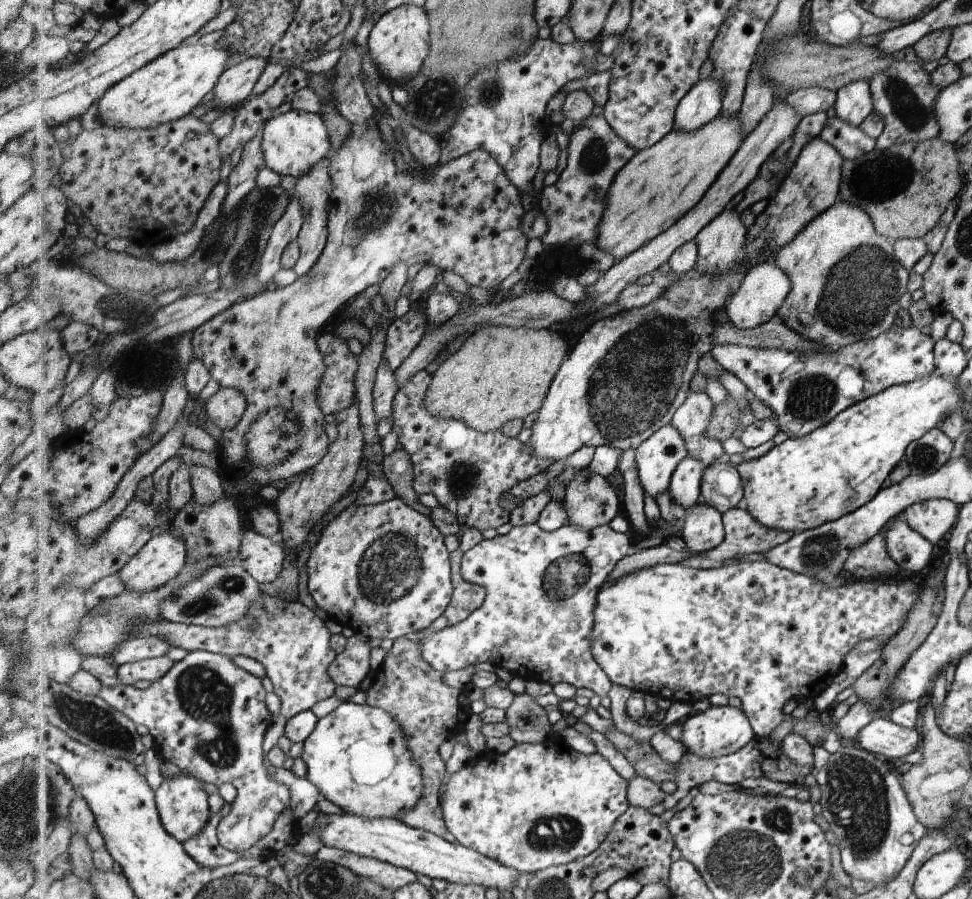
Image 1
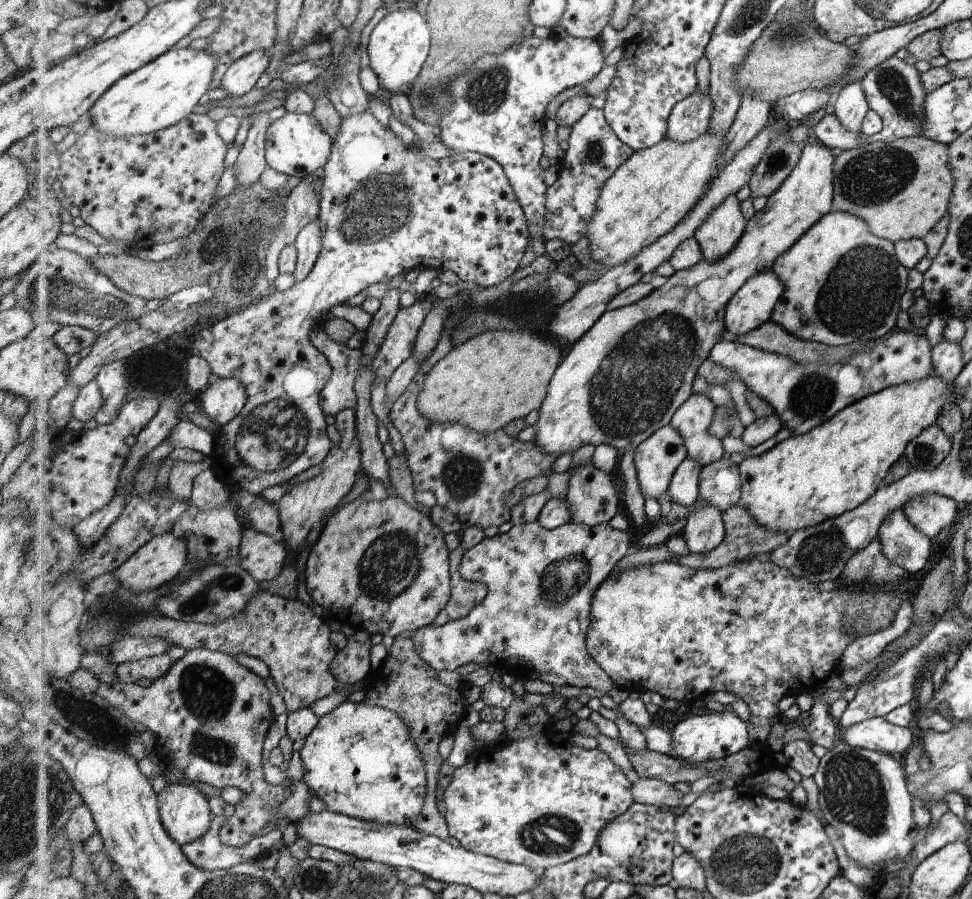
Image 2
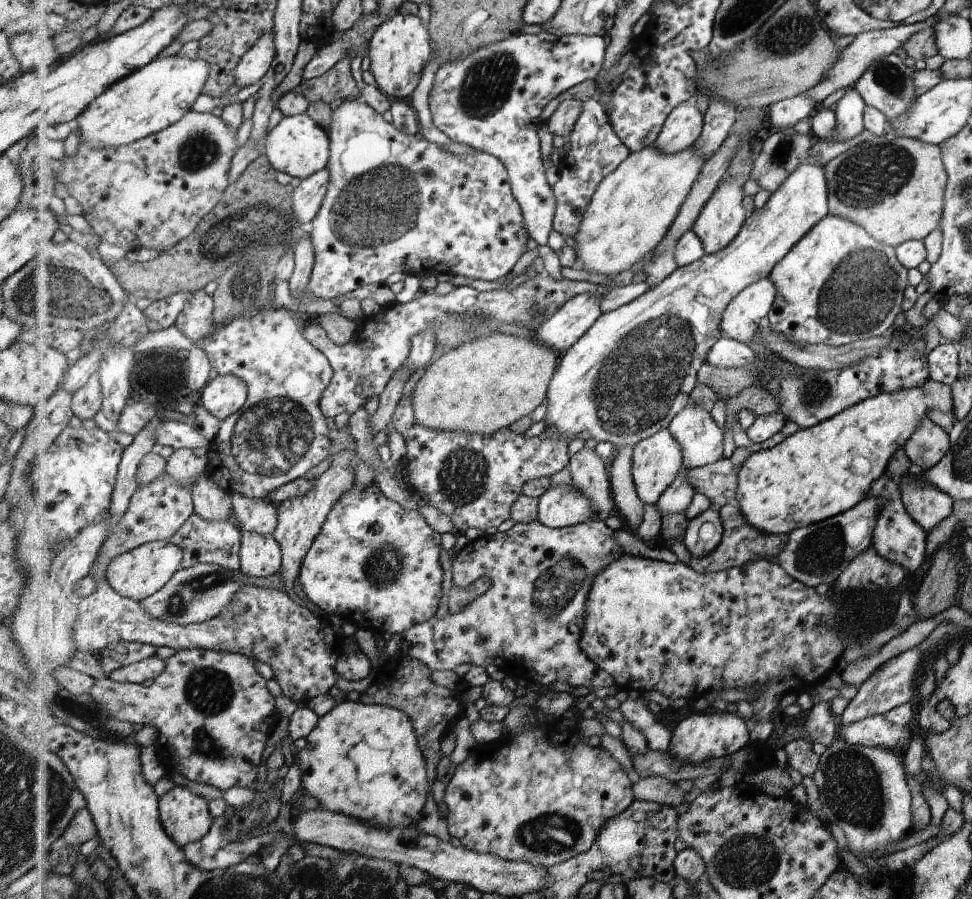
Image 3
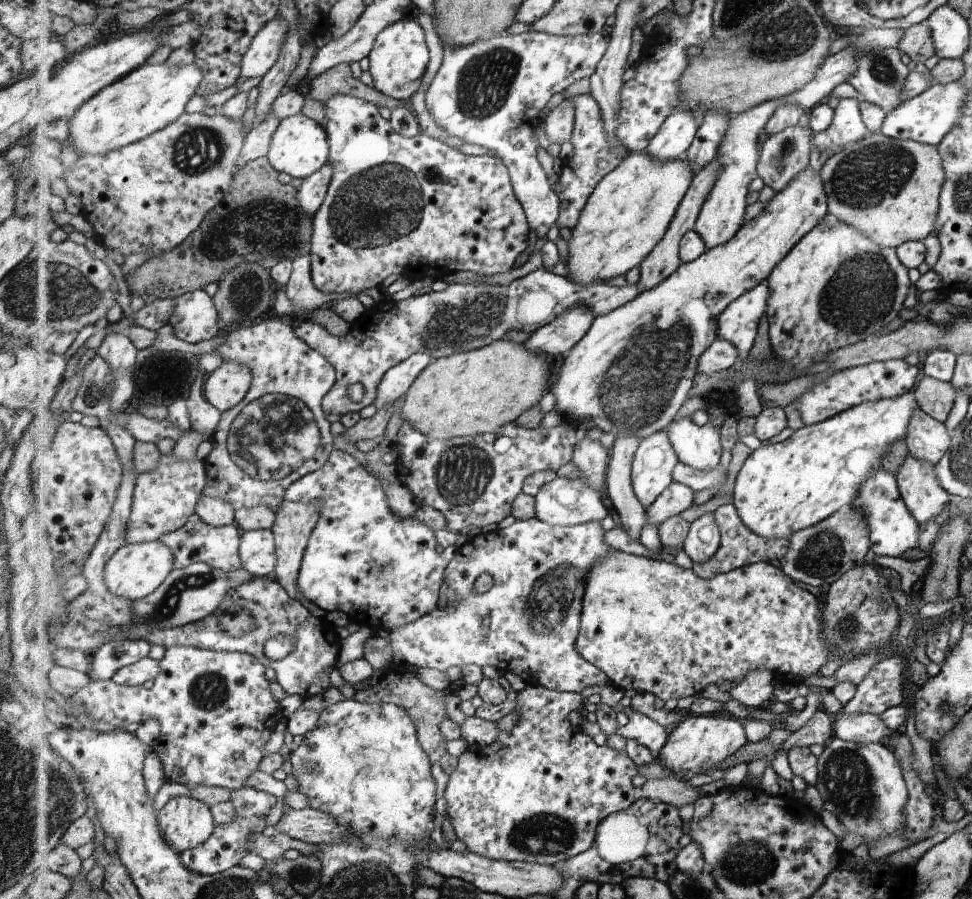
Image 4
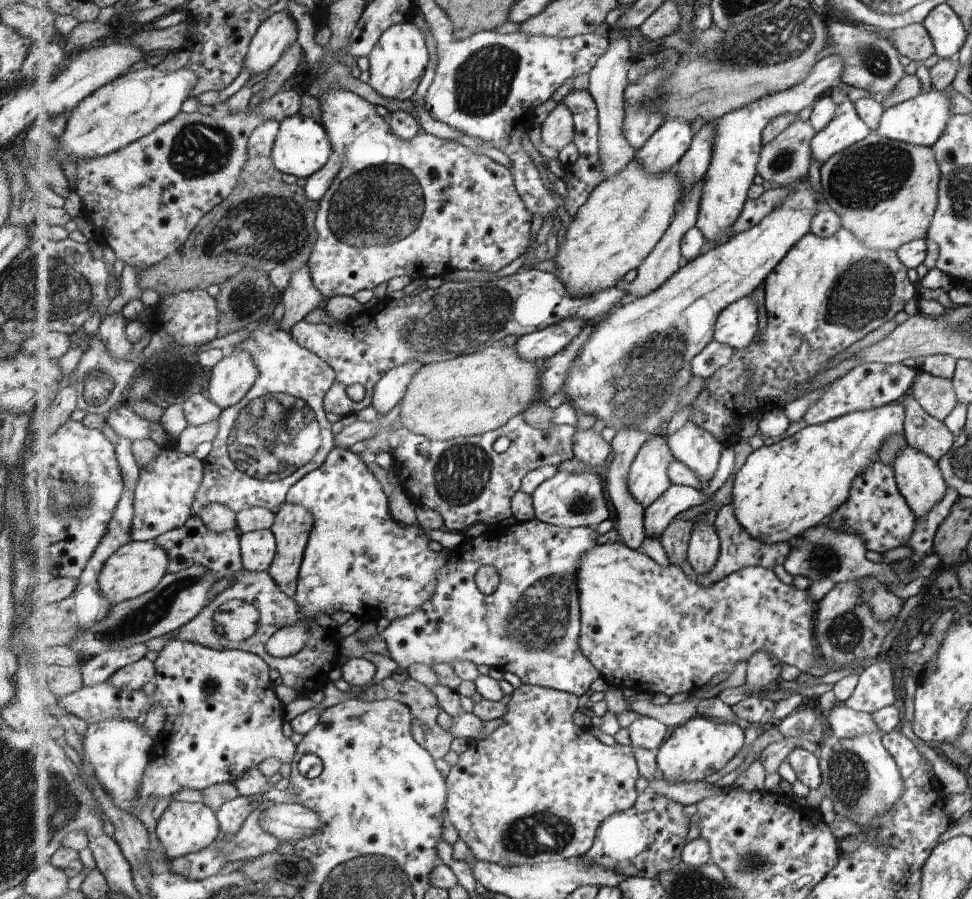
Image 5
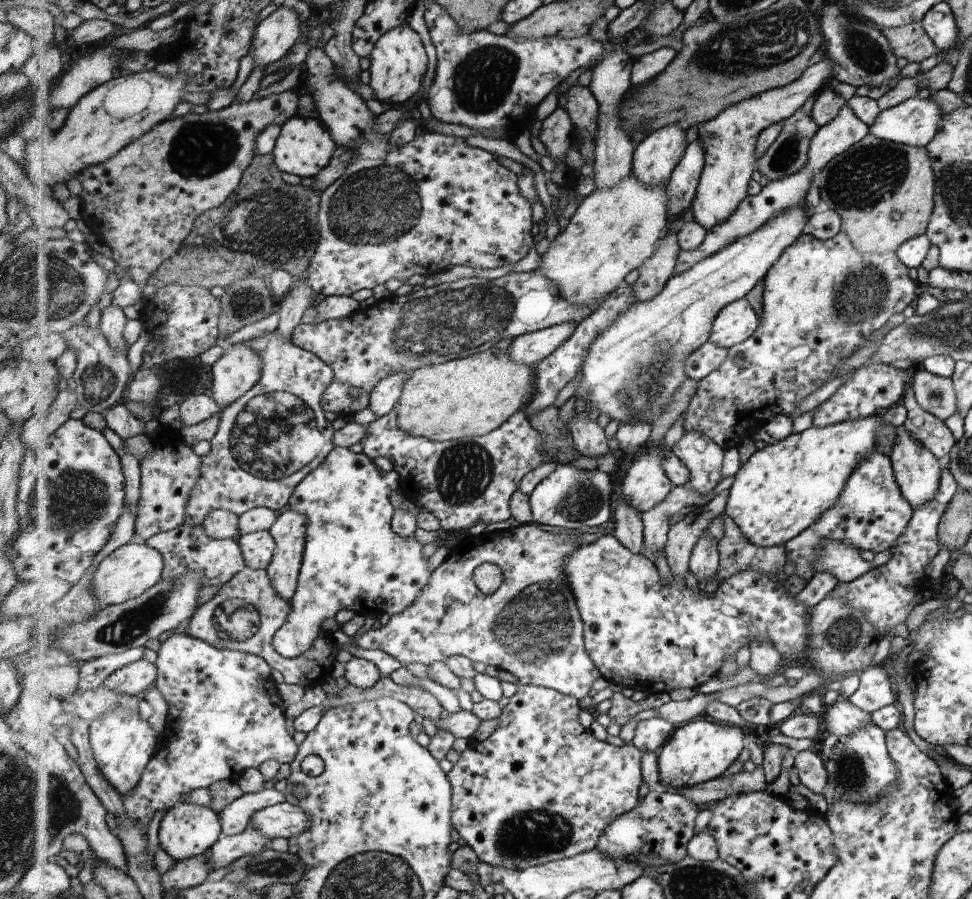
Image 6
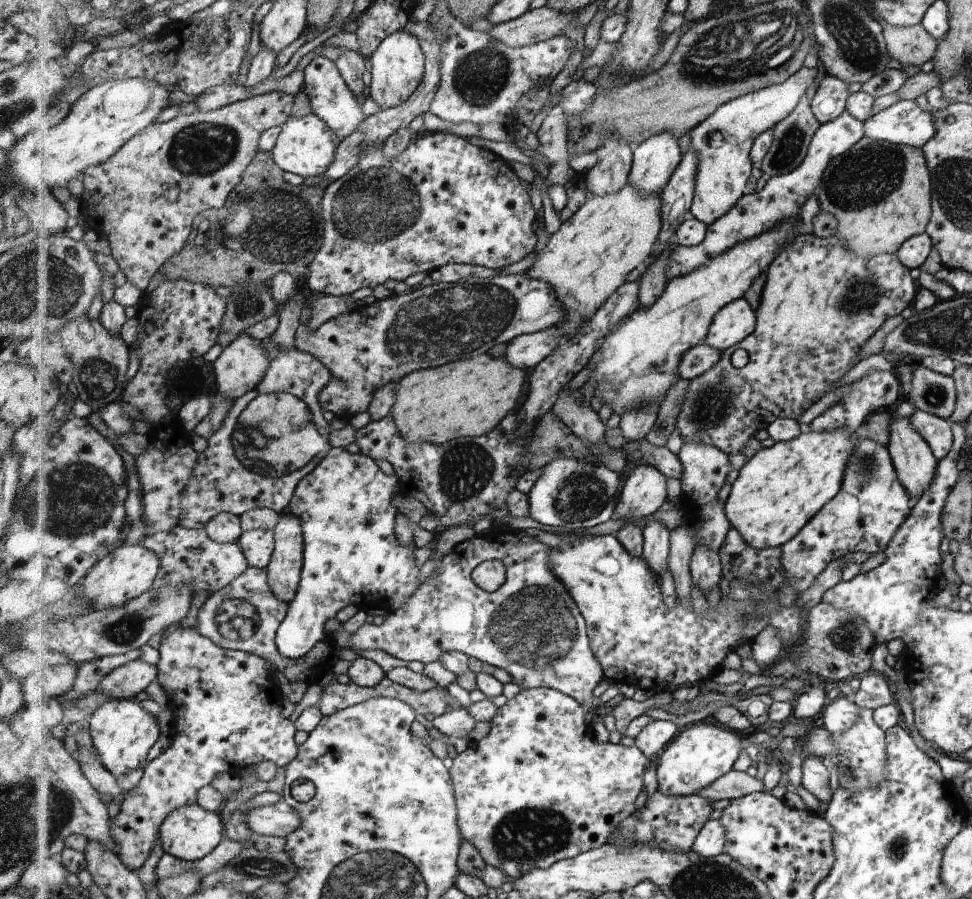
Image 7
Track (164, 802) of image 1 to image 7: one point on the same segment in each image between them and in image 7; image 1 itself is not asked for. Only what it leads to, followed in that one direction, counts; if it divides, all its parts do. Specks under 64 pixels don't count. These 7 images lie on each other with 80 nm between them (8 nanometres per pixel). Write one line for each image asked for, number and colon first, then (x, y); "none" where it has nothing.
2: (186, 813)
3: (187, 818)
4: (186, 823)
5: (185, 827)
6: (188, 830)
7: (192, 832)

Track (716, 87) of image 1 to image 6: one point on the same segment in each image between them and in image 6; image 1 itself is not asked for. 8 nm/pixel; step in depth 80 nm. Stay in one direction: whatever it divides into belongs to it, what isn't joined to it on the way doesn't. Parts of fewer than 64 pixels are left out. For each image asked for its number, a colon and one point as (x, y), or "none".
2: (690, 119)
3: (685, 125)
4: (680, 130)
5: (664, 151)
6: (656, 157)

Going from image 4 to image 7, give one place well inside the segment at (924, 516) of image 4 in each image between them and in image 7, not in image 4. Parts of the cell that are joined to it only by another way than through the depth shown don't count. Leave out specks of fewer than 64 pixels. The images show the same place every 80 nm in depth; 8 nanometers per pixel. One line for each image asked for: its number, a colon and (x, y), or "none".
5: (919, 480)
6: (917, 472)
7: (915, 465)

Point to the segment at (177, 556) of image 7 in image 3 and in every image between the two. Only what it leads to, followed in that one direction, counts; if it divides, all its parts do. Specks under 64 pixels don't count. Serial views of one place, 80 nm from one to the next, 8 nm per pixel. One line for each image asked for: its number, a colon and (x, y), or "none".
3: (220, 535)
4: (222, 543)
5: (194, 544)
6: (187, 548)

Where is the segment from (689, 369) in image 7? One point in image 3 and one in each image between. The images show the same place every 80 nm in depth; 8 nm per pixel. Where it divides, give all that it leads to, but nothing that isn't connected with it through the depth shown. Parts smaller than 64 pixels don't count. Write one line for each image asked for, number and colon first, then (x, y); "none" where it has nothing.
3: (727, 352)
4: (723, 355)
5: (717, 355)
6: (703, 361)

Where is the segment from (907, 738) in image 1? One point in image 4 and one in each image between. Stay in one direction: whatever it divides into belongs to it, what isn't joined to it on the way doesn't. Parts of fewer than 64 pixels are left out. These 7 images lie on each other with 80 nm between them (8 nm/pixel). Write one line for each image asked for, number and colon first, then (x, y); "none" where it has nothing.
2: (877, 734)
3: (874, 731)
4: (866, 727)

